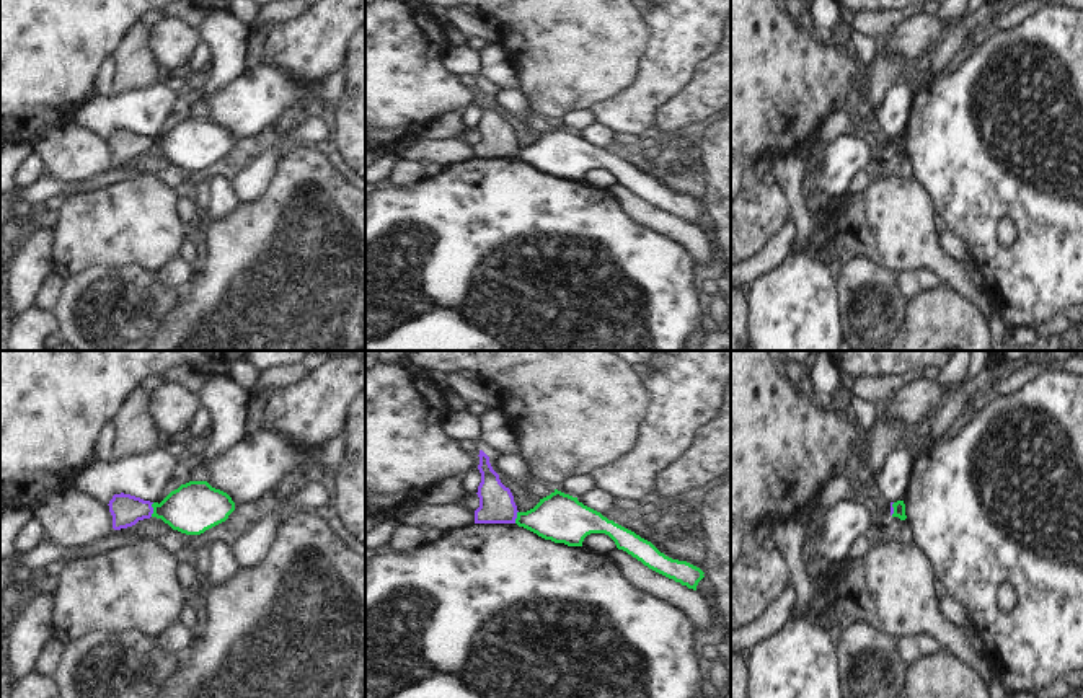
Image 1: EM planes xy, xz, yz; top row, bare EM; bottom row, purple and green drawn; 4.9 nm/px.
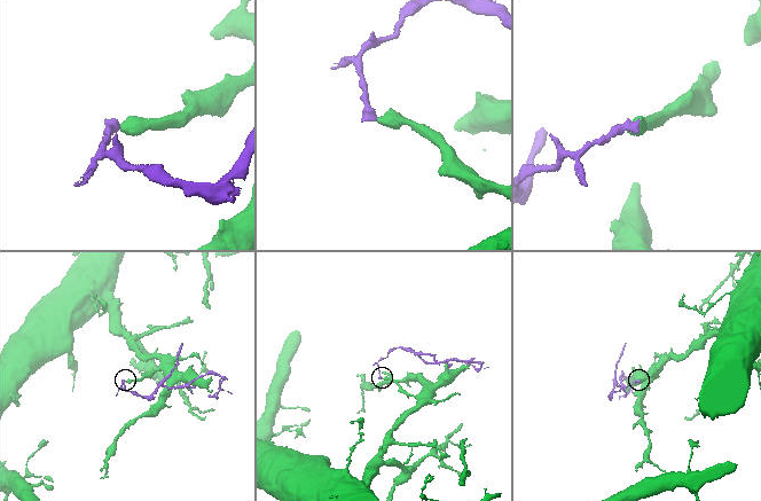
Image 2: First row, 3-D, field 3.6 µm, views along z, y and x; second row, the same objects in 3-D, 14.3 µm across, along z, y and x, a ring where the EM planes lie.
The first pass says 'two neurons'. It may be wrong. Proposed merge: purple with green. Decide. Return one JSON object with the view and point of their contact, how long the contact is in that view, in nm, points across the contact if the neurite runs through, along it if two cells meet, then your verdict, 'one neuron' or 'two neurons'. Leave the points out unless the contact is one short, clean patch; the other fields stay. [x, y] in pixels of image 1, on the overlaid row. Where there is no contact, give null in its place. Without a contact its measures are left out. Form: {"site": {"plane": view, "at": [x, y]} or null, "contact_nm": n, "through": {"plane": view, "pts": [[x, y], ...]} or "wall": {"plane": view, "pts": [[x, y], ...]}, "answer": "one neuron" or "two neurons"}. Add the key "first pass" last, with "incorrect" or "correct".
{"site": {"plane": "xy", "at": [152, 509]}, "contact_nm": 70, "wall": {"plane": "xy", "pts": [[154, 503], [150, 516]]}, "answer": "two neurons", "first pass": "correct"}

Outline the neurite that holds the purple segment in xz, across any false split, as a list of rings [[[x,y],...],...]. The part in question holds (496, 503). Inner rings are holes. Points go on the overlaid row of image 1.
[[[480,450],[481,483],[478,486],[480,507],[475,510],[475,524],[515,524],[517,506],[509,488],[493,470],[489,457]]]

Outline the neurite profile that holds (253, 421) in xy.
[[[360,351],[329,357],[284,387],[251,390],[245,435],[269,429],[307,450],[344,429],[347,406],[365,383]]]

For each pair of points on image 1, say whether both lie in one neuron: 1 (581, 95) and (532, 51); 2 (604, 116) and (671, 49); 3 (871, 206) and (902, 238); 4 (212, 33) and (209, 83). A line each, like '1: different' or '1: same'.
1: same
2: same
3: same
4: same

